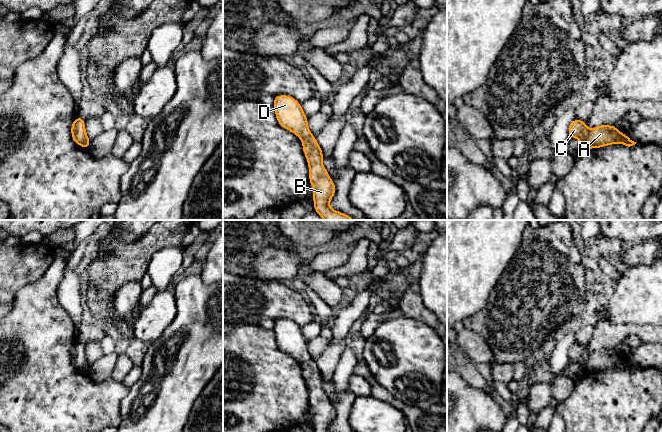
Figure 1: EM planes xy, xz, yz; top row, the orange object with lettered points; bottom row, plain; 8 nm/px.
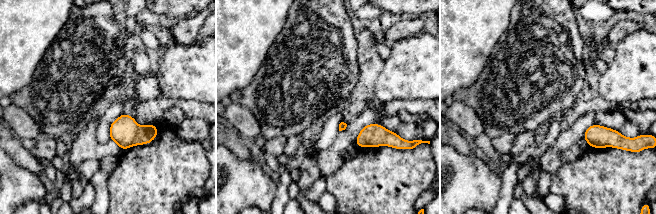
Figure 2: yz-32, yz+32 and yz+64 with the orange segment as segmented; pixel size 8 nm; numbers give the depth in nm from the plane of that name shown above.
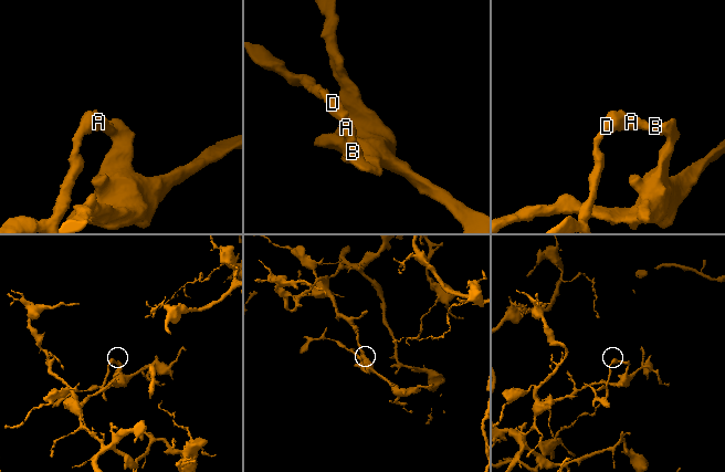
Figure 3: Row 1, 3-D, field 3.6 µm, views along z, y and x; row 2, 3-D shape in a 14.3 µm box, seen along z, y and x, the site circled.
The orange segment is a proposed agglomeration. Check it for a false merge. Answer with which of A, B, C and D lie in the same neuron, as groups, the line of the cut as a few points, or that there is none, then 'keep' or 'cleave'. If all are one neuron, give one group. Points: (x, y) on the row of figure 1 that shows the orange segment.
A B / C D | yz (590, 131), (585, 147) | cleave

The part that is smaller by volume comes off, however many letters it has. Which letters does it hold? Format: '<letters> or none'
C, D

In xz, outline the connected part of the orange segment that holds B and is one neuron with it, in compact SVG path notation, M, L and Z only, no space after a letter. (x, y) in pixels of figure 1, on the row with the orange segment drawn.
M310 135L302 139L302 147L309 166L309 183L314 188L314 211L324 220L355 220L328 205L335 195L336 186L322 164L323 151L316 137Z

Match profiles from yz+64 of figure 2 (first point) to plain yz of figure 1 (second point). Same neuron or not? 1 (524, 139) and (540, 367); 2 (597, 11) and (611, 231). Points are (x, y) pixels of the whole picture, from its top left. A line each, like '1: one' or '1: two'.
1: two
2: two

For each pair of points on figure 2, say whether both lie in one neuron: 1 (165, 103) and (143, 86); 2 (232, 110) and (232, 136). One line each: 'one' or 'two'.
1: two
2: two

